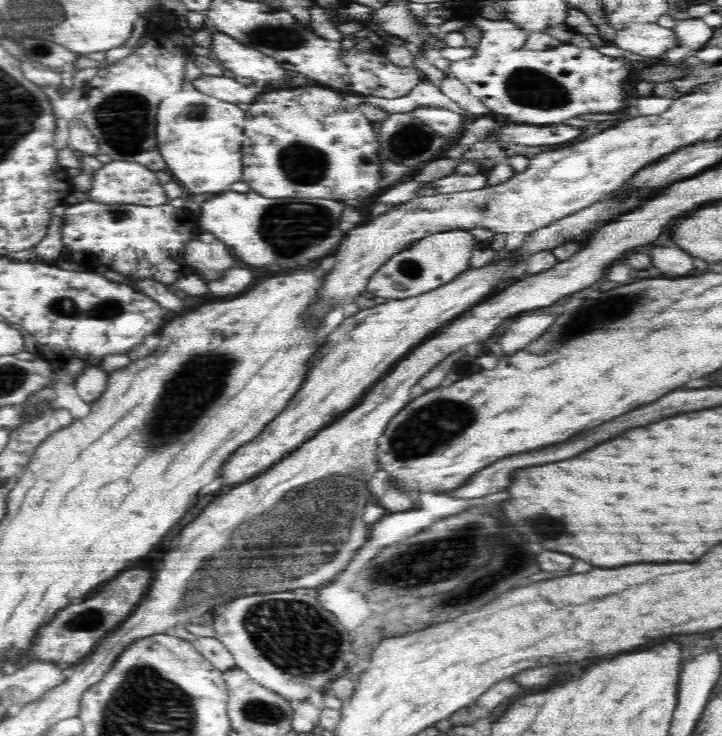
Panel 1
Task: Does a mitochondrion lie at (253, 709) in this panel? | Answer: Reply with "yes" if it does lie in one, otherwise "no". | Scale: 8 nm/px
yes

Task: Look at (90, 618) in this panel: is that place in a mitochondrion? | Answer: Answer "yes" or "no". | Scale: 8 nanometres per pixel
yes

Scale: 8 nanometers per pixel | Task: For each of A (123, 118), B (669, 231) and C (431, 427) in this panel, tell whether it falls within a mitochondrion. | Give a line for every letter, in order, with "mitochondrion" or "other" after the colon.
A: mitochondrion
B: other
C: mitochondrion

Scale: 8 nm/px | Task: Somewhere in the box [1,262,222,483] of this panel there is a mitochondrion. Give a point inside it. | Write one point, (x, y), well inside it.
(105, 306)

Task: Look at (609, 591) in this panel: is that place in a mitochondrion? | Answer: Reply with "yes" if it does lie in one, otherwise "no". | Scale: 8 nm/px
no

